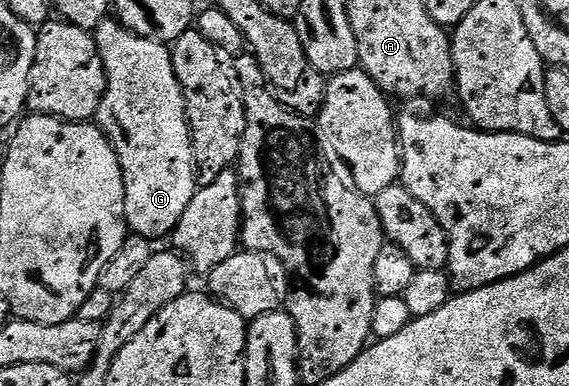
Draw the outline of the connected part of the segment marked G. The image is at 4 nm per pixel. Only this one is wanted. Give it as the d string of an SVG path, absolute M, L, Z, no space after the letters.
M118 19L103 20L93 31L95 45L101 54L101 62L107 75L107 89L101 98L97 123L107 136L107 141L117 154L121 174L125 182L125 218L128 229L134 235L152 242L170 237L185 206L193 202L197 191L195 155L191 145L191 127L187 124L187 107L177 74L173 70L173 58L168 45L160 40L143 38L135 34Z

